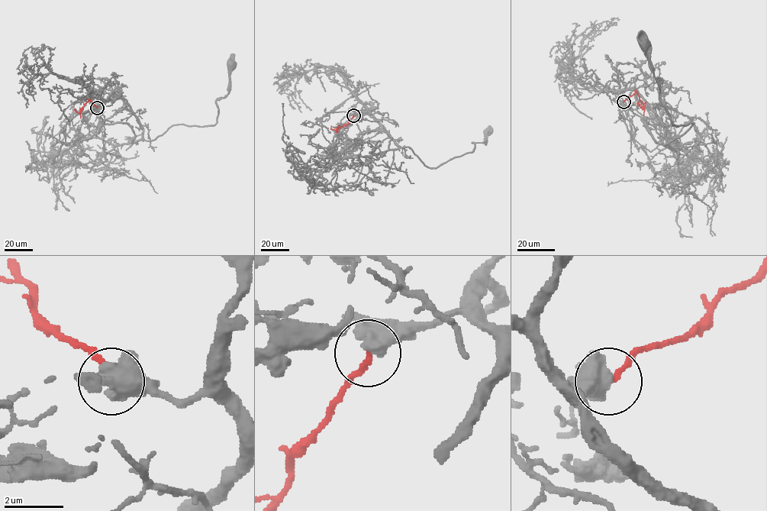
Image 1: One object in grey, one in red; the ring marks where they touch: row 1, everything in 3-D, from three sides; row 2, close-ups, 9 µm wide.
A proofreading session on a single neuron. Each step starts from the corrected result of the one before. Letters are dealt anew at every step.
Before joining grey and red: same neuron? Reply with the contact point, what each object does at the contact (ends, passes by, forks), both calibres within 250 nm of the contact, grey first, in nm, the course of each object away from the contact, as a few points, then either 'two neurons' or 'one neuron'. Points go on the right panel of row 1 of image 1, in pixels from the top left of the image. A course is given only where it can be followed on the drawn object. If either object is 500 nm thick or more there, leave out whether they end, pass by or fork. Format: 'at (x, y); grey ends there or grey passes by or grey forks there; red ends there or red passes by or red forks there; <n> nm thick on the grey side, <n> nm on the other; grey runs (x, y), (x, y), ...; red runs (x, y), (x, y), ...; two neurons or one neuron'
at (623, 101); grey forks there; red ends there; 440 nm thick on the grey side, 190 nm on the other; grey runs (623, 101), (612, 92), (637, 92), (665, 128), (665, 145), (692, 124), (675, 126), (661, 104), (646, 43); red runs (623, 101), (633, 95), (635, 91), (643, 107), (637, 103); two neurons

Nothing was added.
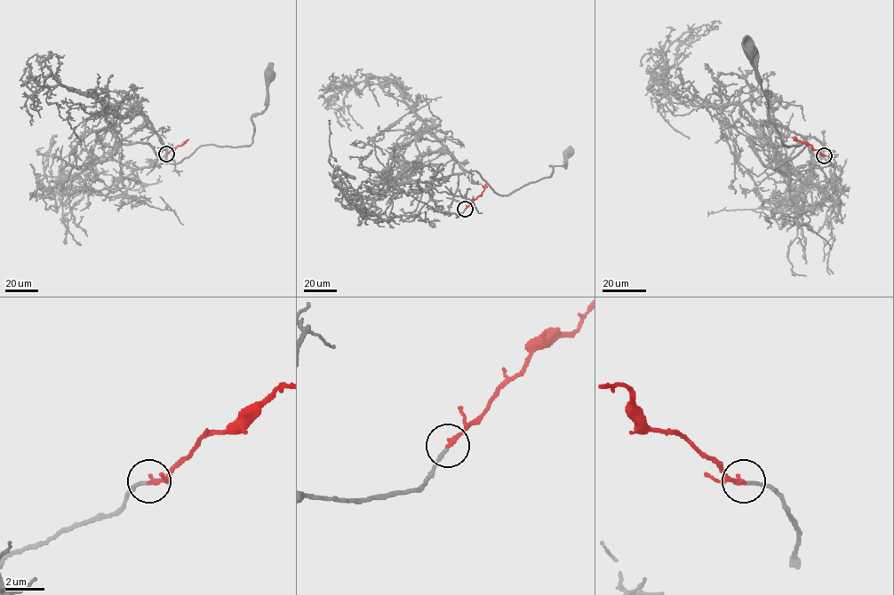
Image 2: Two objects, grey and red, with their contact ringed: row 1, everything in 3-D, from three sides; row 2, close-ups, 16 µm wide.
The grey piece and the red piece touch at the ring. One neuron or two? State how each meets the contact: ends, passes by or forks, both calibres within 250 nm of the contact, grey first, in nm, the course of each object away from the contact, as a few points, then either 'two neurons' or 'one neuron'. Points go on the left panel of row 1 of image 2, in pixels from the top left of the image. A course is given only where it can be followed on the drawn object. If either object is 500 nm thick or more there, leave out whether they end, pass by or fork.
grey ends | red ends | 170/260 nm | grey via (166, 154), (151, 162), (179, 163), (202, 146), (250, 145), (251, 118), (266, 107), (269, 73) | red via (166, 154), (187, 139) | one neuron

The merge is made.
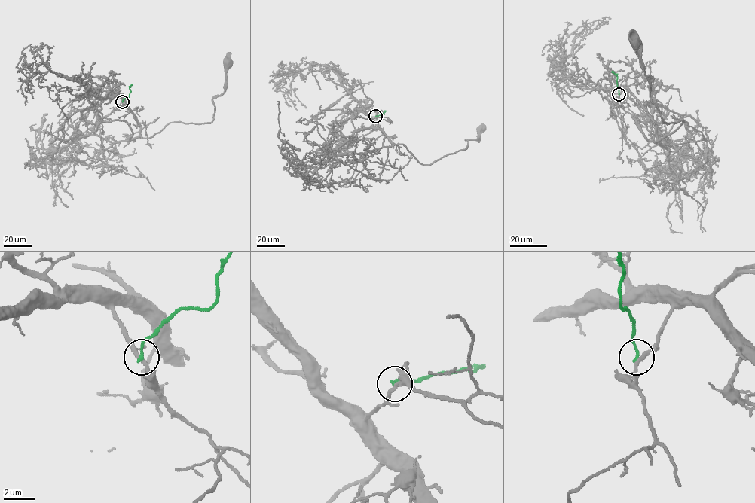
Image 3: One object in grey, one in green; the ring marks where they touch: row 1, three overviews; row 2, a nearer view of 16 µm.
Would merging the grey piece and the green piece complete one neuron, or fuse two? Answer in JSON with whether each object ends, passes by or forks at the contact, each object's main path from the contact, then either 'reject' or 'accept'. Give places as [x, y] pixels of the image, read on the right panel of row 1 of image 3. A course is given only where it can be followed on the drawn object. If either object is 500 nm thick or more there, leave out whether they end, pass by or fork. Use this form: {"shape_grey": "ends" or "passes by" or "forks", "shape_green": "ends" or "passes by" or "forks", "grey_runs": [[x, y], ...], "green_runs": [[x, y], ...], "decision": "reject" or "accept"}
{"shape_grey": "passes by", "shape_green": "ends", "grey_runs": [[619, 94], [627, 88], [646, 112], [655, 126], [655, 141], [683, 122], [665, 123], [652, 102], [637, 41]], "green_runs": [[619, 94], [616, 76], [612, 71]], "decision": "reject"}

